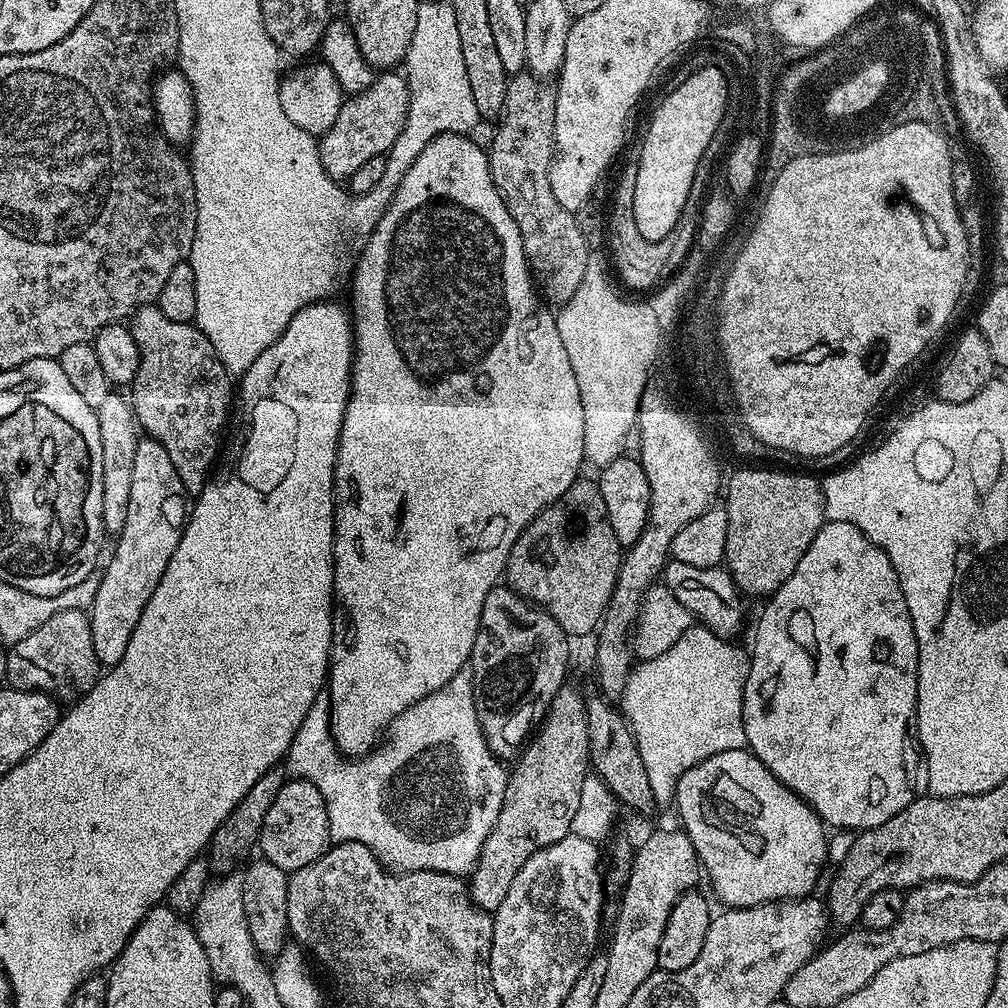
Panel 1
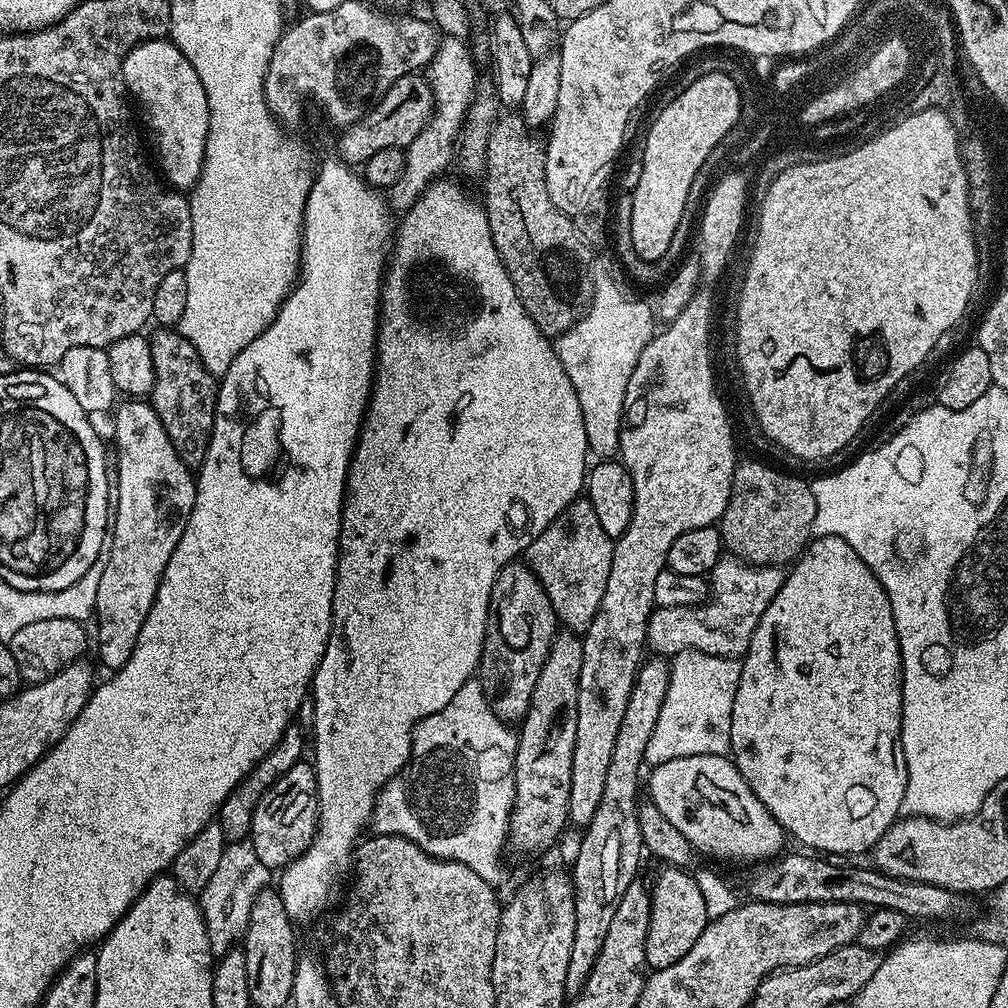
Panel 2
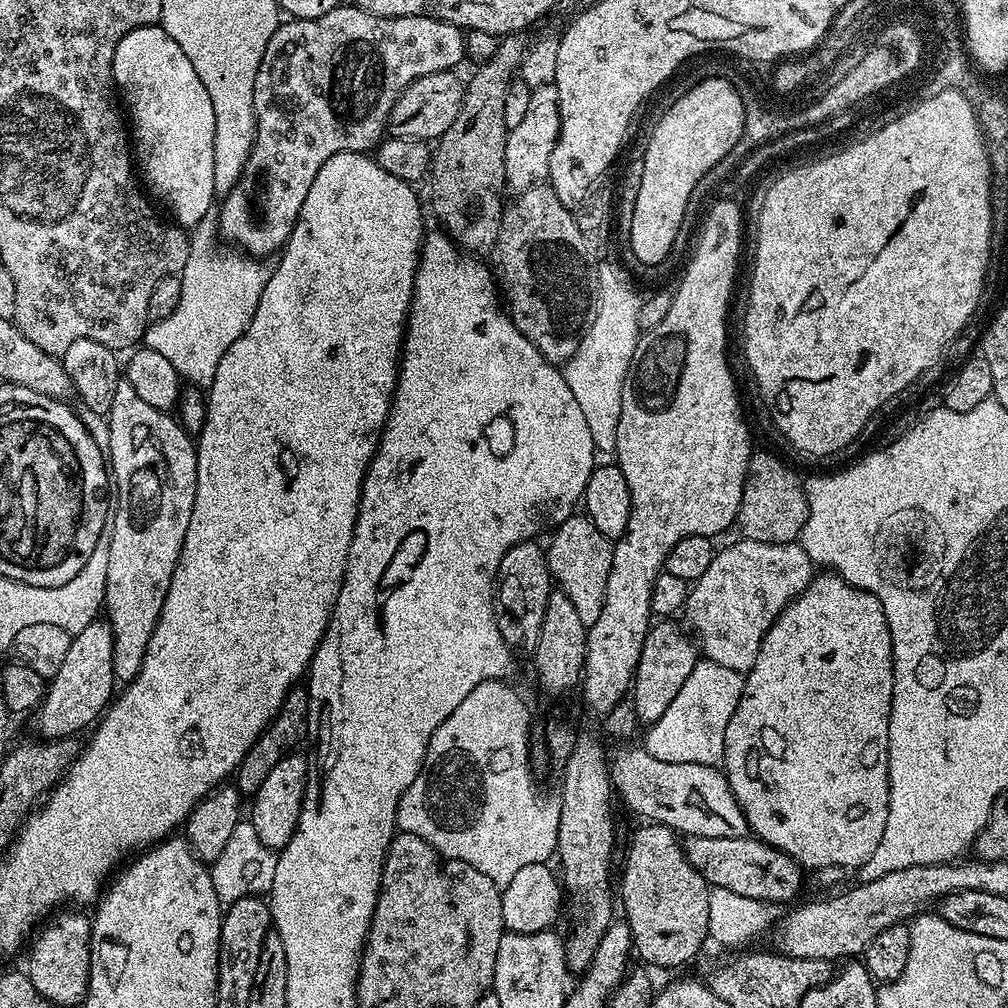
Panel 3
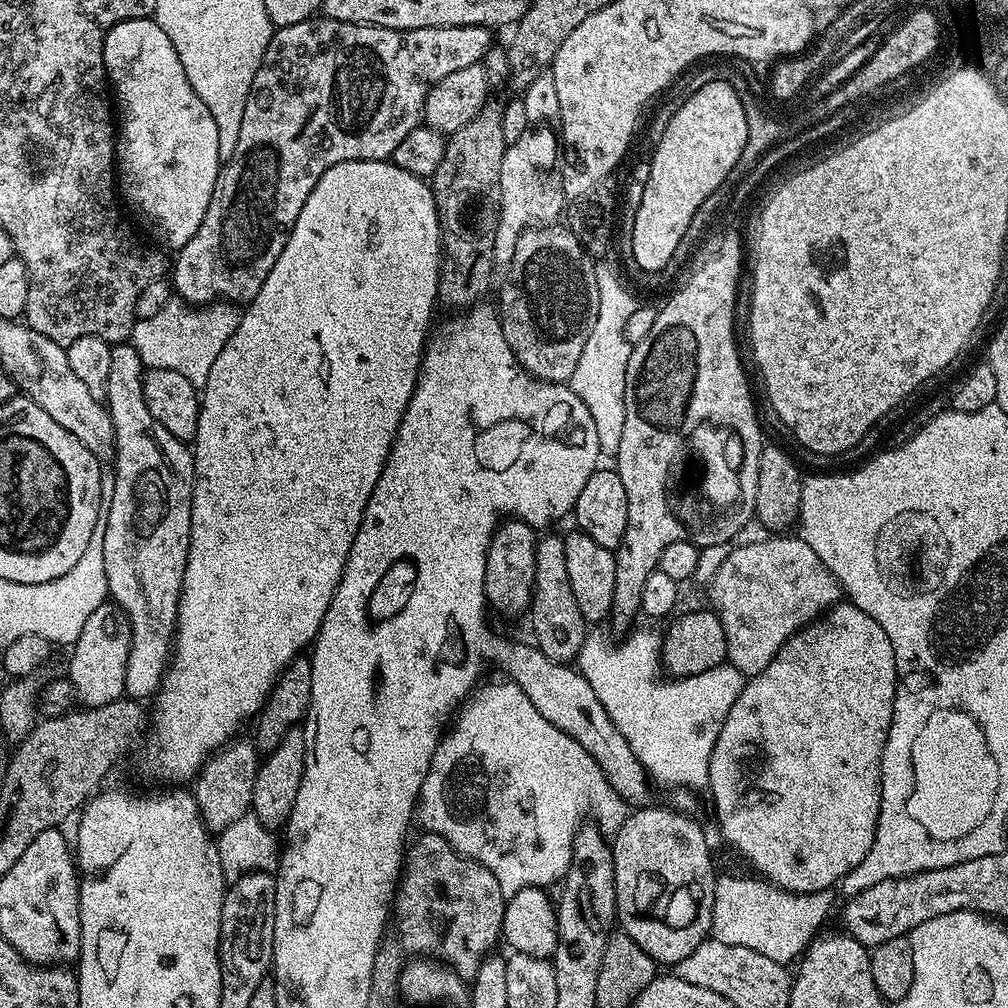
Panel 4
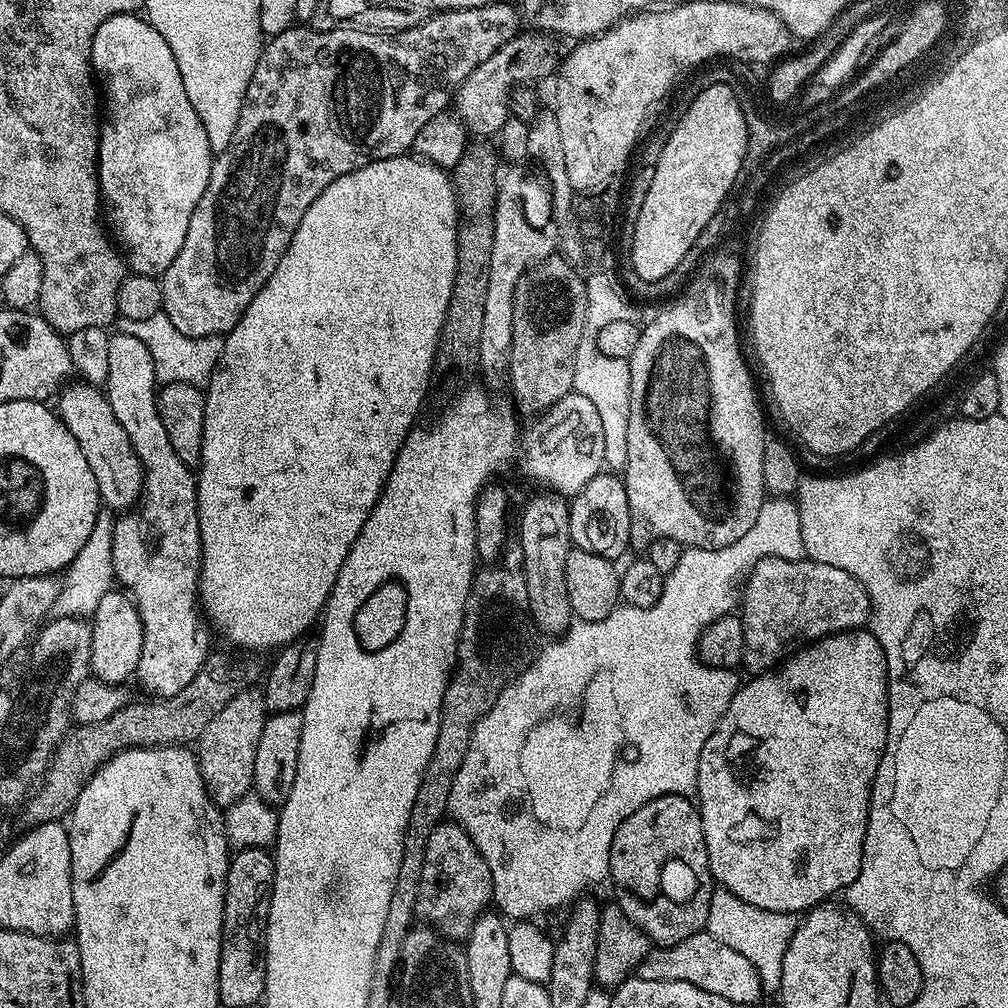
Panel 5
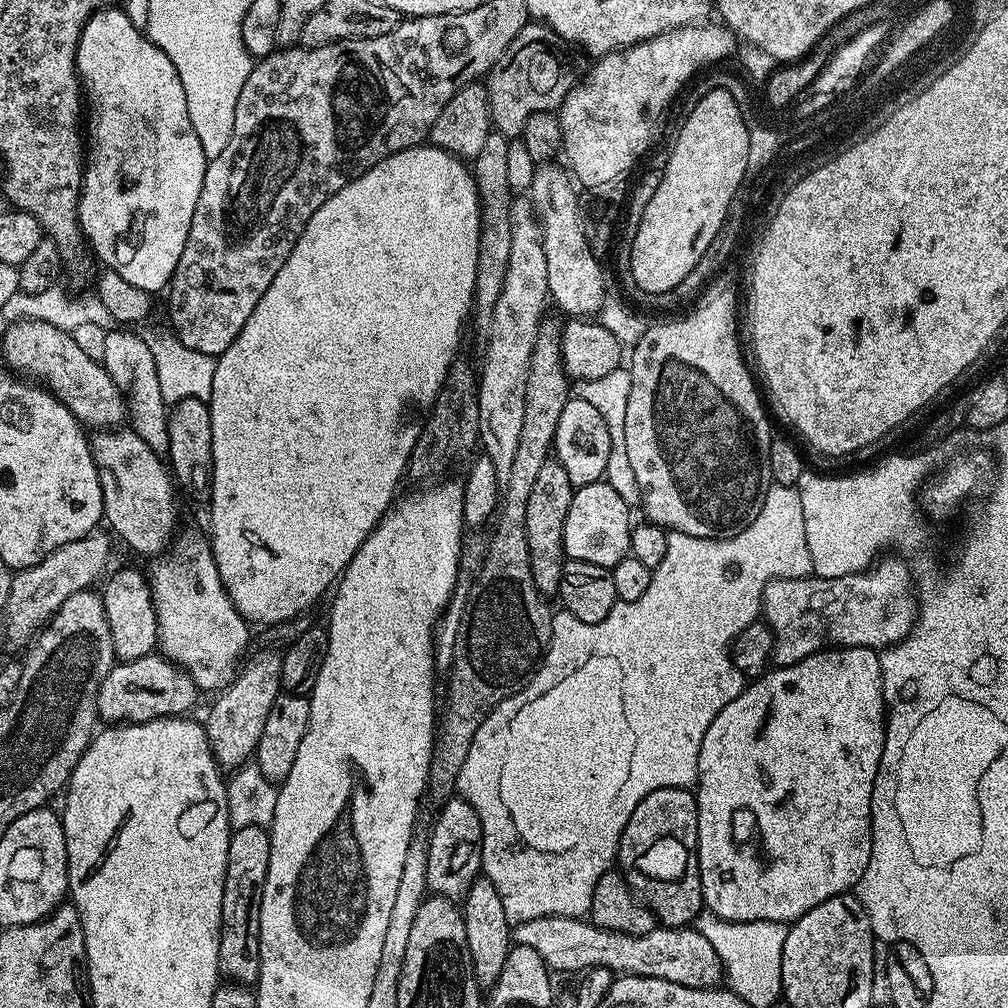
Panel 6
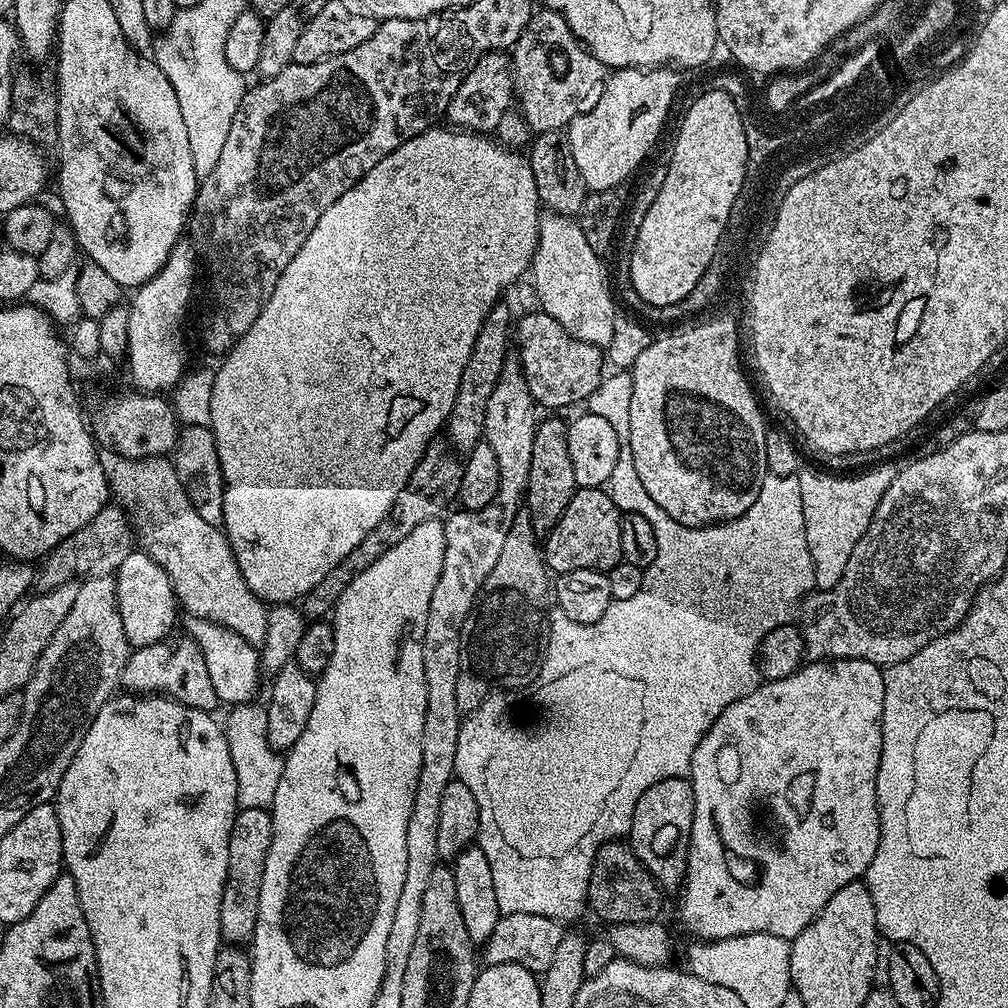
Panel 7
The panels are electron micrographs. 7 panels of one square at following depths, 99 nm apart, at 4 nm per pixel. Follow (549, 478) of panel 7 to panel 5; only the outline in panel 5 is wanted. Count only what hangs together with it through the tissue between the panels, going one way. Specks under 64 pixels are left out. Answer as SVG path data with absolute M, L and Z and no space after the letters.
M540 494L524 508L520 516L520 537L526 594L530 597L530 614L537 633L556 638L574 623L570 594L566 590L566 558L573 550L570 538L569 501L555 494Z

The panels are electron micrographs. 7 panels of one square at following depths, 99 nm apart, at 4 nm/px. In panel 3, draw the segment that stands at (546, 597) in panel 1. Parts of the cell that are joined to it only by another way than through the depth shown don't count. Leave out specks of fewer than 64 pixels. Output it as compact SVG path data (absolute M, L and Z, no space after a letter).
M574 514L566 522L562 522L560 527L551 533L552 541L546 544L546 555L548 558L548 571L552 573L555 587L574 602L574 610L578 610L578 618L582 618L585 626L591 626L598 622L598 614L602 614L602 602L606 598L606 578L610 574L612 565L613 541L604 537L602 530L590 522L587 515Z

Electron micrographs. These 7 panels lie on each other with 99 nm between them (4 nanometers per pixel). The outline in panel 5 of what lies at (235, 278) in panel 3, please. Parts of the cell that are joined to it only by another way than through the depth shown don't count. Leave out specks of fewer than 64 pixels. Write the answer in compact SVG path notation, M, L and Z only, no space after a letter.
M162 310L150 318L141 320L121 319L119 324L119 331L134 334L134 338L141 340L146 345L146 350L150 350L150 358L154 358L156 379L161 385L186 382L204 386L212 379L212 372L216 369L216 363L220 361L220 355L224 349L221 337L190 338L174 330L174 322L170 322L170 318Z

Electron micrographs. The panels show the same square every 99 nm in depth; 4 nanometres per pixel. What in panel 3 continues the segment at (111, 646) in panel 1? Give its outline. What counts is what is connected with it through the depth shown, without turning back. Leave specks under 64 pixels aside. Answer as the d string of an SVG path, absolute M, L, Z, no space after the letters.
M123 378L114 390L114 406L110 406L106 423L106 460L114 481L114 511L110 516L112 537L103 611L114 634L114 674L117 681L127 682L142 670L150 634L154 634L154 626L162 614L162 602L166 602L166 590L170 590L170 578L182 554L186 526L190 526L190 514L194 510L196 445L175 415L159 412L154 406L149 406L135 392L134 386Z

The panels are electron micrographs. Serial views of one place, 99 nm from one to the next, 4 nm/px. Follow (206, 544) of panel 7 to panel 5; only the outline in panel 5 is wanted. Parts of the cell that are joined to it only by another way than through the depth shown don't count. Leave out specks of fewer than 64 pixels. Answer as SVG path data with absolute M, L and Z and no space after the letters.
M72 382L59 393L59 400L60 421L68 427L70 434L74 434L78 446L82 446L82 454L86 454L86 463L94 473L94 482L98 482L101 501L113 510L131 509L139 501L140 493L144 490L144 471L138 454L134 454L134 446L130 446L130 438L126 438L126 430L122 430L118 418L114 418L114 410L110 410L107 395L99 387L83 382Z

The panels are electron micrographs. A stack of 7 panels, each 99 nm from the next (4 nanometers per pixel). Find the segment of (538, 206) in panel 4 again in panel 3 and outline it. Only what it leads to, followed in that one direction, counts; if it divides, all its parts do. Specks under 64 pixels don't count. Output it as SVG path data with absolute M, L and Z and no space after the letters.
M555 83L532 89L530 106L527 107L523 121L514 129L508 130L506 138L506 178L509 189L523 190L547 181L550 154L560 137L560 103Z

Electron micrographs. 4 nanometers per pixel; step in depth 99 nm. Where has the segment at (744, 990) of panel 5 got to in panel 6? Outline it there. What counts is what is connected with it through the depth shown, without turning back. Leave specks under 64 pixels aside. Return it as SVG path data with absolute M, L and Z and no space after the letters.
M543 916L515 925L516 944L530 946L553 973L583 973L590 968L609 968L613 974L662 978L678 982L678 986L714 988L721 983L722 969L714 946L702 938L695 926L666 928L657 926L646 934L618 934L606 930L584 918L574 916Z

